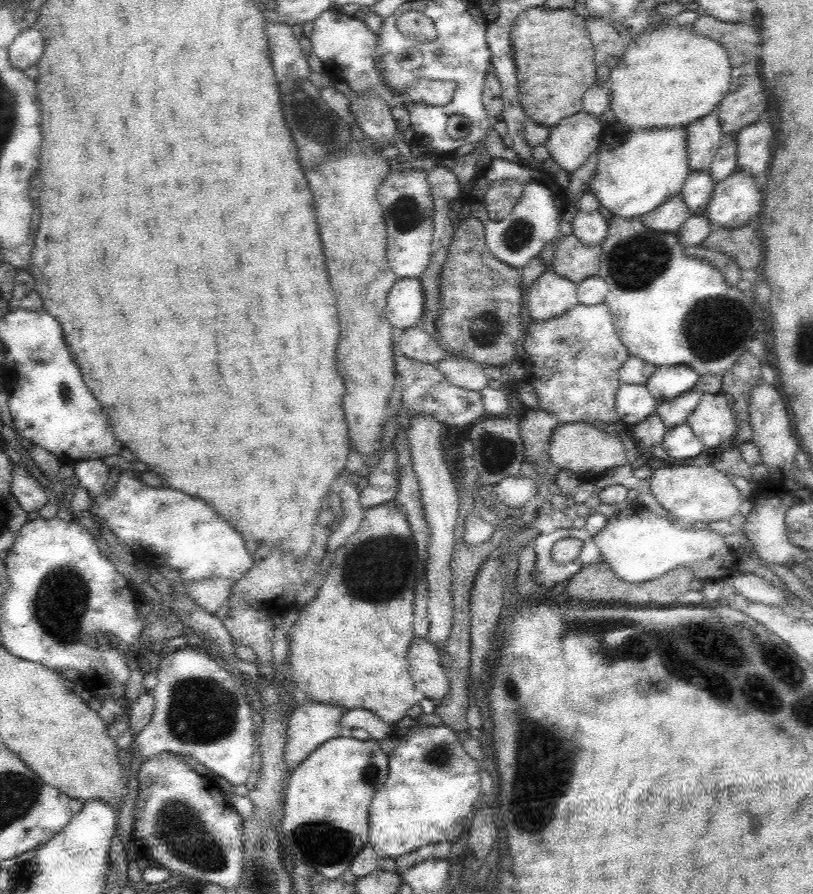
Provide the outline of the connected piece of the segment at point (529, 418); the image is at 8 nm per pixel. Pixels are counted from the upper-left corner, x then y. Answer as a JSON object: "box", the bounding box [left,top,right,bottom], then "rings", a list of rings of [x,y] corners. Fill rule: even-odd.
{"box":[519,408,559,465],"rings":[[[528,408],[526,416],[519,420],[526,457],[532,464],[538,465],[545,460],[552,432],[559,424],[556,415],[541,408]]]}

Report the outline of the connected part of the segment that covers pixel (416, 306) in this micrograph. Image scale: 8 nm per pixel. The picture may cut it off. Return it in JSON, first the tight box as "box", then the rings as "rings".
{"box":[385,279,425,327],"rings":[[[398,279],[388,293],[385,314],[392,327],[416,327],[424,313],[425,294],[420,280]]]}

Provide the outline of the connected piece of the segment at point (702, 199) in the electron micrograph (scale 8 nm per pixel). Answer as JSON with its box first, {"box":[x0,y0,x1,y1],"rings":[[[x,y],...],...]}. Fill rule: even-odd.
{"box":[681,170,716,214],"rings":[[[709,170],[690,171],[681,194],[691,214],[706,214],[716,183]]]}

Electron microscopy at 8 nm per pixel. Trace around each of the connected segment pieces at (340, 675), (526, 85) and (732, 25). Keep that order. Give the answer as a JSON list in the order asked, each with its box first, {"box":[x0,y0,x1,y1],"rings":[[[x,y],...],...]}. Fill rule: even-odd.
[{"box":[283,502,421,727],"rings":[[[390,502],[367,508],[356,534],[337,550],[336,558],[331,560],[331,565],[327,568],[324,584],[319,586],[317,595],[311,602],[308,602],[302,610],[299,610],[298,618],[291,629],[292,638],[289,640],[290,664],[284,669],[283,673],[306,694],[307,700],[324,704],[339,704],[344,709],[365,708],[394,727],[400,722],[407,722],[406,712],[414,704],[421,702],[421,698],[418,698],[418,694],[414,692],[415,684],[412,684],[413,680],[406,656],[414,638],[413,603],[416,586],[416,548],[414,546],[416,544],[414,544],[414,538],[412,538],[412,532],[410,532],[410,525],[401,505],[395,506],[393,502]]]},{"box":[512,6,596,126],"rings":[[[546,6],[534,7],[522,11],[512,24],[512,44],[516,58],[516,74],[518,74],[518,90],[520,104],[526,117],[542,126],[556,126],[563,118],[582,111],[582,94],[596,82],[596,64],[594,64],[594,48],[588,38],[586,19],[574,9],[550,9]]]},{"box":[693,14,768,134],"rings":[[[708,14],[700,15],[693,24],[693,29],[704,36],[711,36],[728,51],[731,62],[731,83],[726,96],[721,100],[715,112],[720,119],[722,131],[736,134],[742,128],[760,120],[760,114],[768,108],[766,102],[766,86],[760,78],[762,36],[754,28],[754,24],[744,22],[724,22]]]}]

